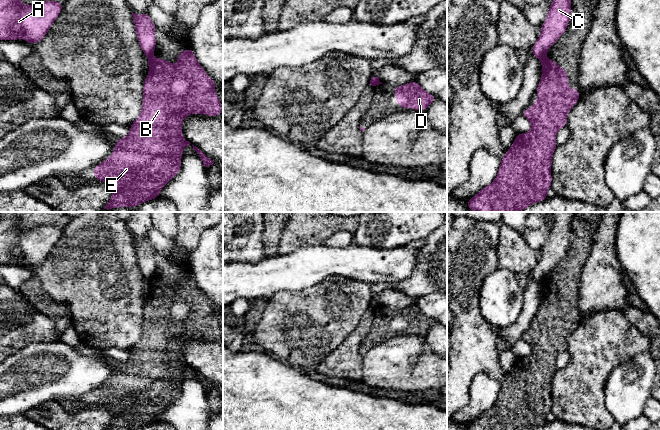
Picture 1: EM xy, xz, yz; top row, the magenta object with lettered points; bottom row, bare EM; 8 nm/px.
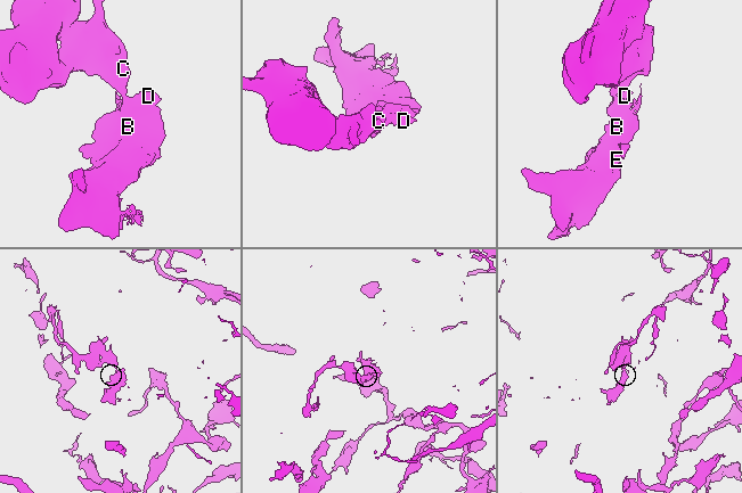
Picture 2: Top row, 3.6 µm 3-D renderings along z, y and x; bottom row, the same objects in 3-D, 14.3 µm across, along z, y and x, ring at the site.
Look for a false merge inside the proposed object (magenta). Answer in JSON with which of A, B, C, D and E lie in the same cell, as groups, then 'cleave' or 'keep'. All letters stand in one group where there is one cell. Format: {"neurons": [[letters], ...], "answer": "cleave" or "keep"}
{"neurons": [["A", "C"], ["B", "D", "E"]], "answer": "cleave"}

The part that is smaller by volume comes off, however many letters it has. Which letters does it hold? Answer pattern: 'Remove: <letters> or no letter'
Remove: B, D, E

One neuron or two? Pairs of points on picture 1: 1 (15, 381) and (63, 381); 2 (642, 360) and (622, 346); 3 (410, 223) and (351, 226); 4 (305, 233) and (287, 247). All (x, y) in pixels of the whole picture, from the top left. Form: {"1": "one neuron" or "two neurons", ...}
{"1": "one neuron", "2": "two neurons", "3": "two neurons", "4": "one neuron"}

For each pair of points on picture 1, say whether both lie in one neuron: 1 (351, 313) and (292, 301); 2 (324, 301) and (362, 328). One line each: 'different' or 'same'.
1: same
2: different

